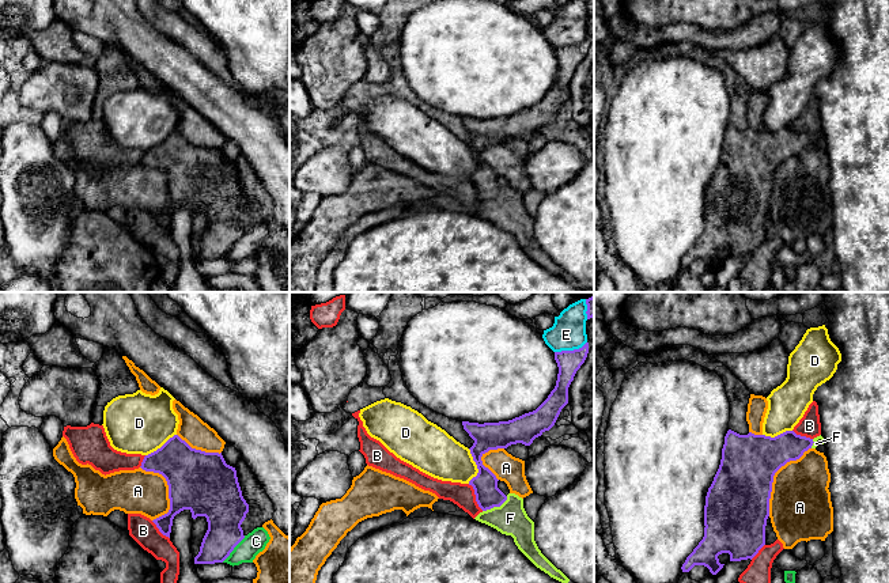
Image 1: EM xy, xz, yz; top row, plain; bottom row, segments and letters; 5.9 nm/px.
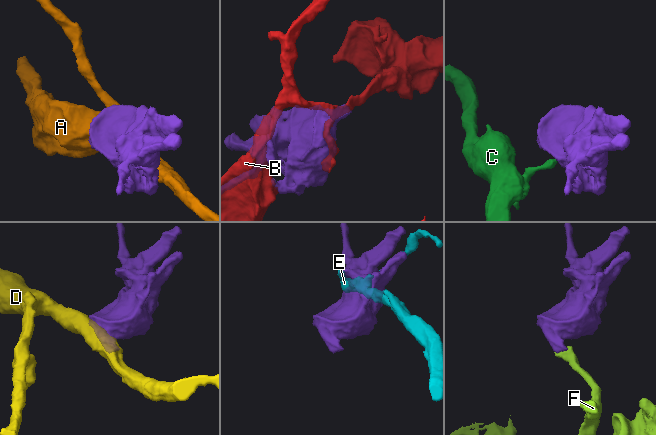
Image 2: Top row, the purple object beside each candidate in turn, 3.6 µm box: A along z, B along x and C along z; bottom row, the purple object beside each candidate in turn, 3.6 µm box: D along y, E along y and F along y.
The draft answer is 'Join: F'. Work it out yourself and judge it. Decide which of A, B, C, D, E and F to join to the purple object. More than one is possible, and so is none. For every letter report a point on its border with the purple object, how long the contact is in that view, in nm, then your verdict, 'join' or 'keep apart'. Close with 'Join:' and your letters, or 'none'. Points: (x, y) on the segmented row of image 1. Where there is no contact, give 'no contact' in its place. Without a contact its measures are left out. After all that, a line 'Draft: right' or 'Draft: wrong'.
A: contact yz (772, 477); length 480 nm; keep apart
B: contact xz (476, 496); length 180 nm; keep apart
C: contact xy (233, 549); length 220 nm; keep apart
D: contact xz (477, 466); length 200 nm; keep apart
E: contact xz (570, 351); length 200 nm; keep apart
F: contact xz (495, 506); length 180 nm; join
Join: F
Draft: right

